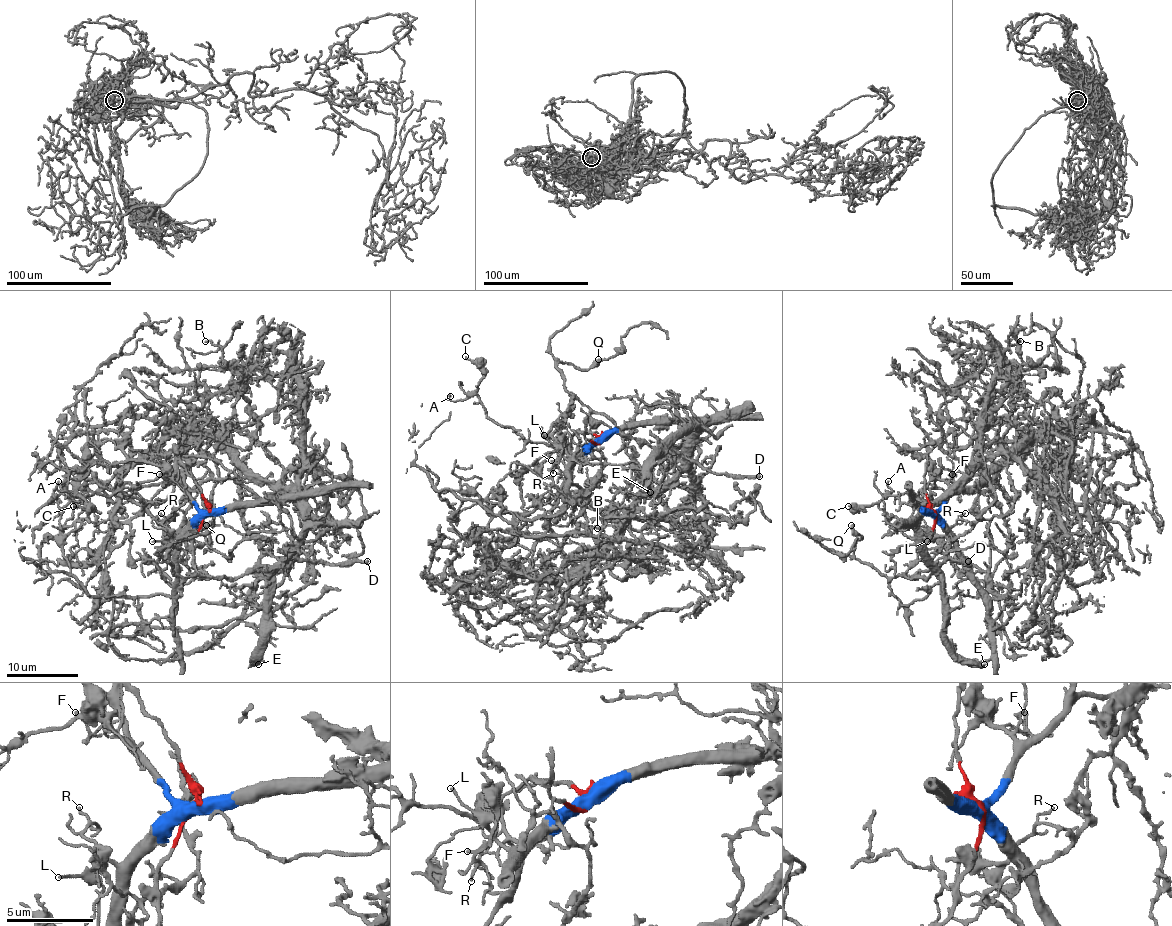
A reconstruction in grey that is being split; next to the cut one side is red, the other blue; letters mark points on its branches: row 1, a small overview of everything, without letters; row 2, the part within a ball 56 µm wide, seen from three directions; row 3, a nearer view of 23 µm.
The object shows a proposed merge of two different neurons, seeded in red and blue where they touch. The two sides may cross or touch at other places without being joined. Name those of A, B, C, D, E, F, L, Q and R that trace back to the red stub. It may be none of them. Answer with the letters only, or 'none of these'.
D, E, Q

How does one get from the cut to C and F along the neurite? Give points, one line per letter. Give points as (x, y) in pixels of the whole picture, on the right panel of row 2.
C: (933, 512), (942, 503), (947, 486), (939, 477), (915, 496), (907, 493), (889, 494), (862, 507), (848, 505)
F: (933, 512), (947, 493), (953, 473)

